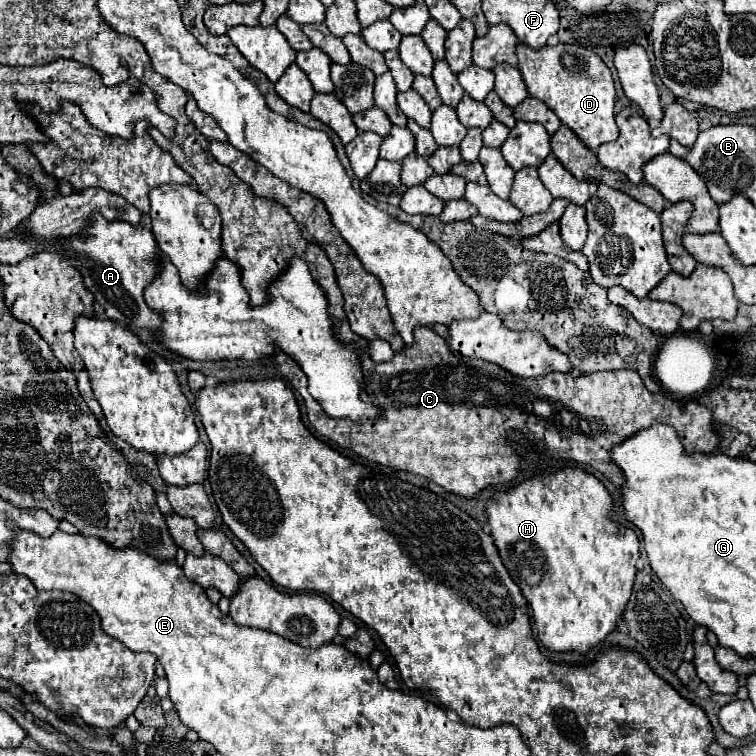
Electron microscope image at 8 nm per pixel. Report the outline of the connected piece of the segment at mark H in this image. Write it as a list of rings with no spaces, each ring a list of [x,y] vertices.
[[[543,468],[517,486],[495,492],[485,512],[503,566],[533,610],[539,640],[551,650],[575,652],[599,644],[625,610],[639,558],[637,534],[615,520],[615,500],[603,482],[581,468]]]

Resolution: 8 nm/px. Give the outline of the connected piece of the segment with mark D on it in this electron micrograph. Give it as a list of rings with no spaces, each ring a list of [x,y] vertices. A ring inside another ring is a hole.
[[[525,44],[517,46],[517,68],[525,80],[529,94],[545,102],[563,124],[567,124],[593,152],[605,144],[617,140],[617,124],[613,116],[615,86],[611,70],[591,50],[577,44],[557,44],[533,50]]]

